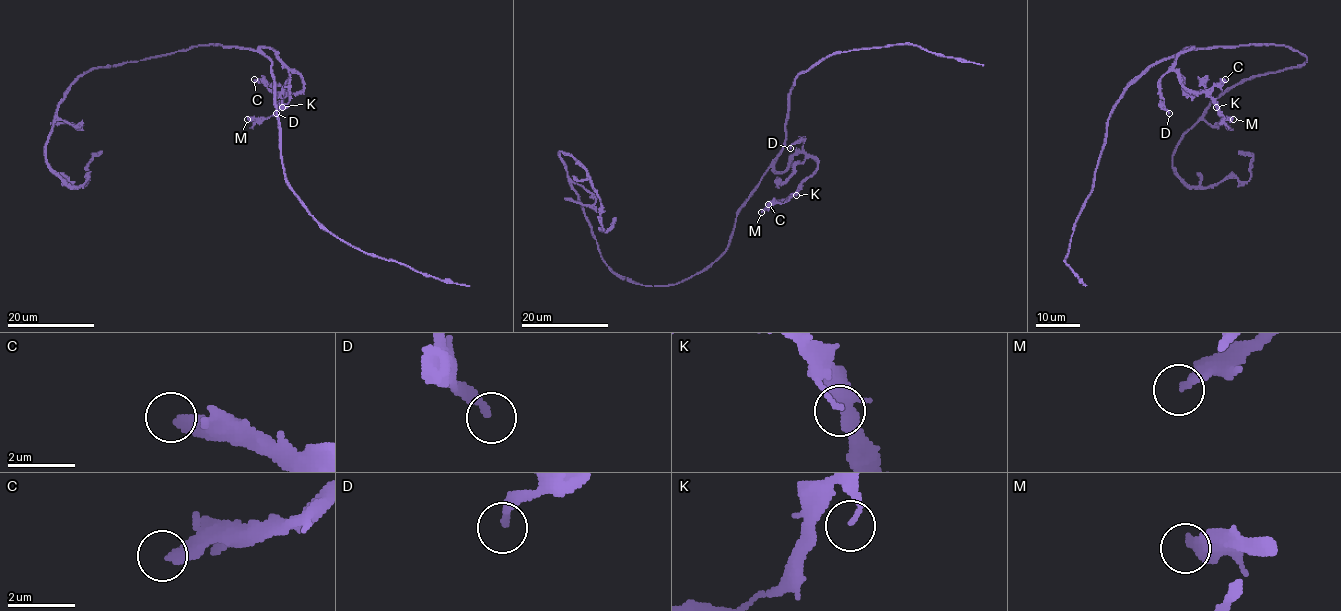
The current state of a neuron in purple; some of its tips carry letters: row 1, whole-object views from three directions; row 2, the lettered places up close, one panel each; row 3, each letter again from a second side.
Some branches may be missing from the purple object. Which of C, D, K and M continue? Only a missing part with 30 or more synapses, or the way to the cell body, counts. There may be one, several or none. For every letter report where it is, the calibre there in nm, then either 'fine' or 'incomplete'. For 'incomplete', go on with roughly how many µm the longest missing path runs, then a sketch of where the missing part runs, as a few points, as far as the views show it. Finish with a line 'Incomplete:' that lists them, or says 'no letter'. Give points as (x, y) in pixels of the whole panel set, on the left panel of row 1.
C: at (254, 79); 320 nm thick; fine
D: at (276, 113); 200 nm thick; fine
K: at (282, 107); 90 nm thick; fine
M: at (247, 119); 340 nm thick; fine
Incomplete: no letter

